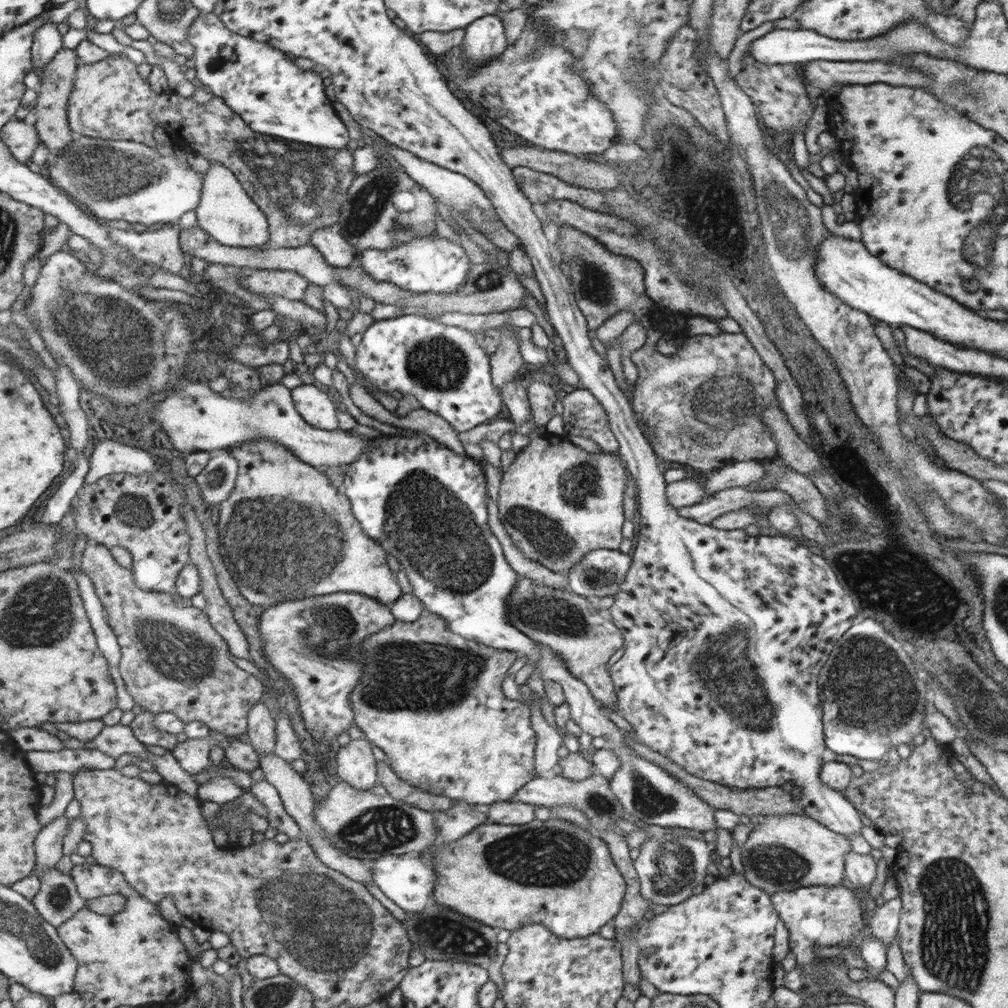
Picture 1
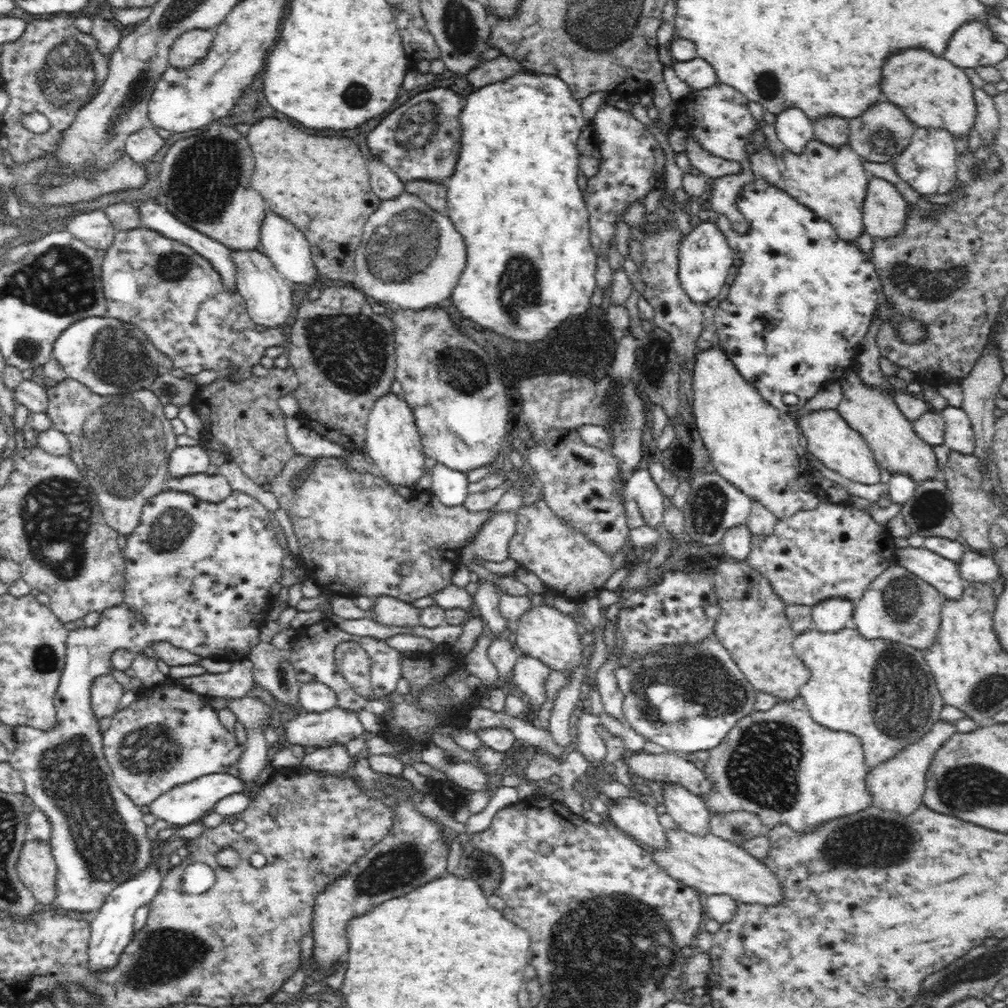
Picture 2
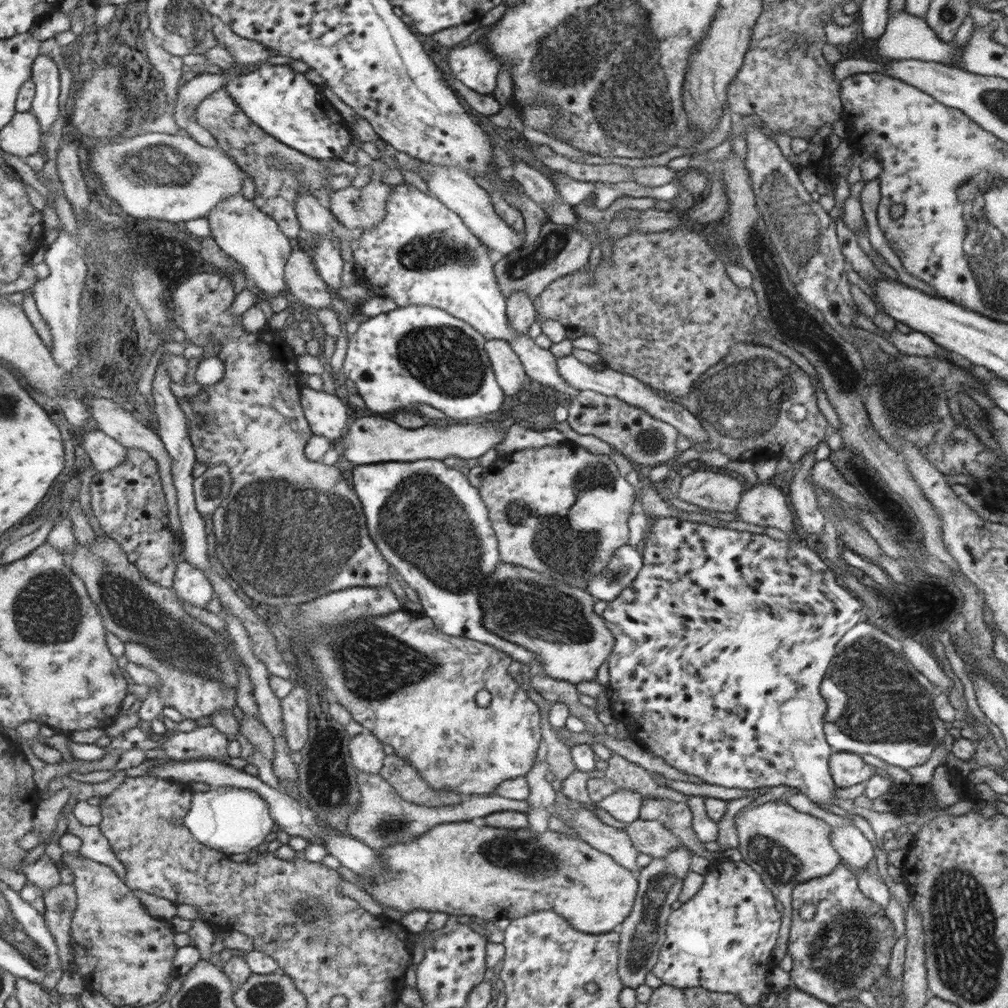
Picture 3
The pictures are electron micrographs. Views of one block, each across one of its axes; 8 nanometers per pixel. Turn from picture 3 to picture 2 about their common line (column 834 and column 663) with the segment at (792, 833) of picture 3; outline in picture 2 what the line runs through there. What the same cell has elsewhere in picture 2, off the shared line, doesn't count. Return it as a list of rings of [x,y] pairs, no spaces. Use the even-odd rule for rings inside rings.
[[[666,830],[667,848],[650,849],[654,863],[667,874],[686,886],[694,887],[704,894],[726,894],[737,903],[774,905],[782,902],[782,886],[777,876],[769,871],[762,859],[750,855],[742,847],[731,844],[728,840],[714,833],[694,835],[688,830]]]

